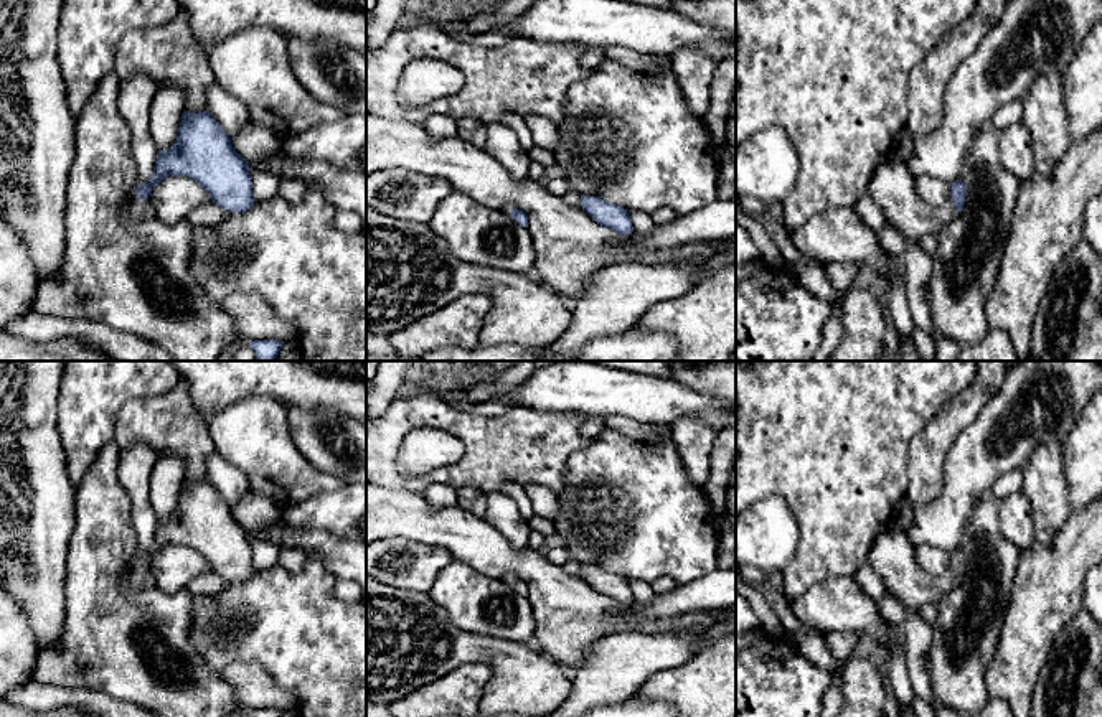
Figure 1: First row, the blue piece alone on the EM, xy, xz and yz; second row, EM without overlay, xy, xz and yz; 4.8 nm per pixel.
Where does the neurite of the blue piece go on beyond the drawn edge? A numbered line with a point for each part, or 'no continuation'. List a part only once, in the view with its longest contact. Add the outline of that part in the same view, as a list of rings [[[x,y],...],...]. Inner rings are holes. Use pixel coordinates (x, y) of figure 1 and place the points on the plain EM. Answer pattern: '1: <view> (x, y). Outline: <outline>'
1: yz (891, 554). Outline: [[[888,529],[871,546],[868,564],[879,572],[886,592],[896,595],[906,610],[919,608],[925,603],[939,602],[954,588],[957,579],[954,572],[929,575],[914,562],[914,547],[906,531]]]

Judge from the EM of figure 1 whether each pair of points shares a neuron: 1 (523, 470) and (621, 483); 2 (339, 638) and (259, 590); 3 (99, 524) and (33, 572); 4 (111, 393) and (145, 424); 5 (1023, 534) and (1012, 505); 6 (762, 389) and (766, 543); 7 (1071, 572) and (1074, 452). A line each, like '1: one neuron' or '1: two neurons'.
1: two neurons
2: one neuron
3: two neurons
4: two neurons
5: one neuron
6: two neurons
7: two neurons

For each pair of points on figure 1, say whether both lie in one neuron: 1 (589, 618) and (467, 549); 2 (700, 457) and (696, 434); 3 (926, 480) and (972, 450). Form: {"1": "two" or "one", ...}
{"1": "one", "2": "one", "3": "two"}

